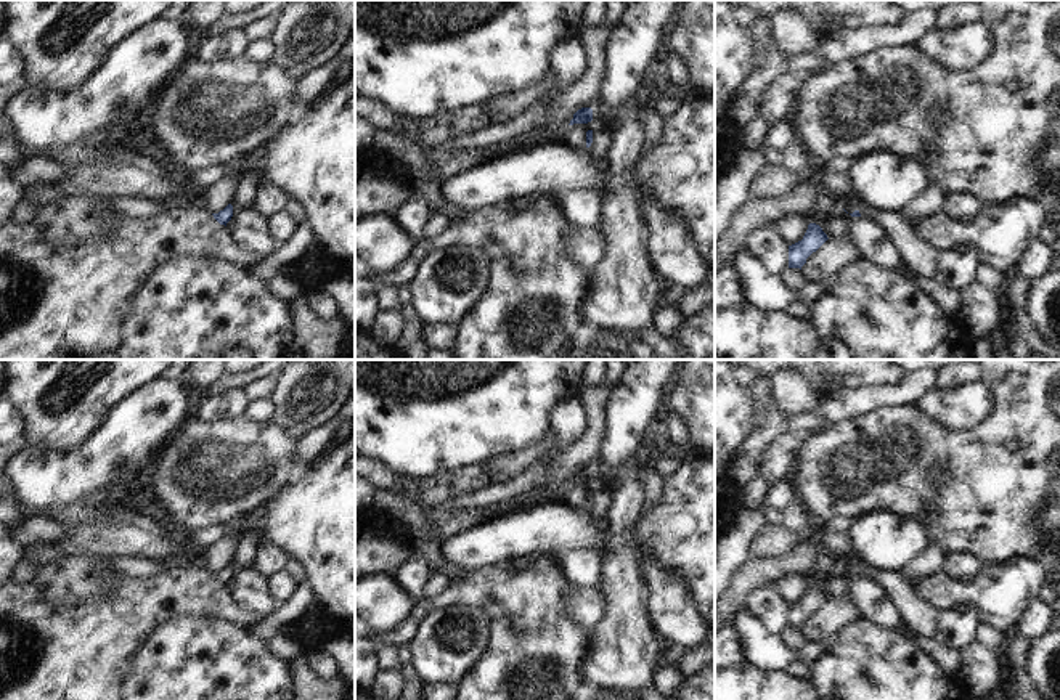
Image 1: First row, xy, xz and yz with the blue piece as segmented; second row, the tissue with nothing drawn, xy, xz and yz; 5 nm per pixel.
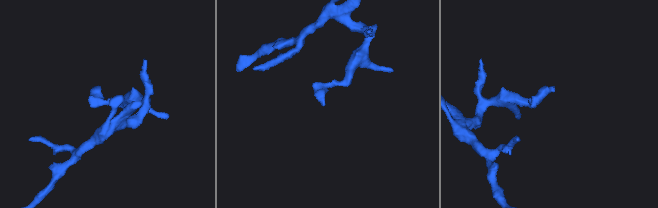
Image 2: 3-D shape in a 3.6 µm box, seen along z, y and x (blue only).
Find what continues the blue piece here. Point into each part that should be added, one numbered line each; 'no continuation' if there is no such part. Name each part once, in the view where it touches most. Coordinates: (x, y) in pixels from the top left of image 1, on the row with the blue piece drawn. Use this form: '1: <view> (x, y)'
no continuation

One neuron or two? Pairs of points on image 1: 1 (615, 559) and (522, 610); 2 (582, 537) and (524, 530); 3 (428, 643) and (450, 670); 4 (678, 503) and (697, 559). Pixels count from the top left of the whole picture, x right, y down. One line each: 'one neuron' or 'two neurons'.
1: two neurons
2: one neuron
3: one neuron
4: one neuron

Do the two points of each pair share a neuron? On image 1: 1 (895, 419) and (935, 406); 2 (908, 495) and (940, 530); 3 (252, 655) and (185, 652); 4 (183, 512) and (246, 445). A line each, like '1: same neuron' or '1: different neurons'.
1: different neurons
2: same neuron
3: same neuron
4: same neuron

